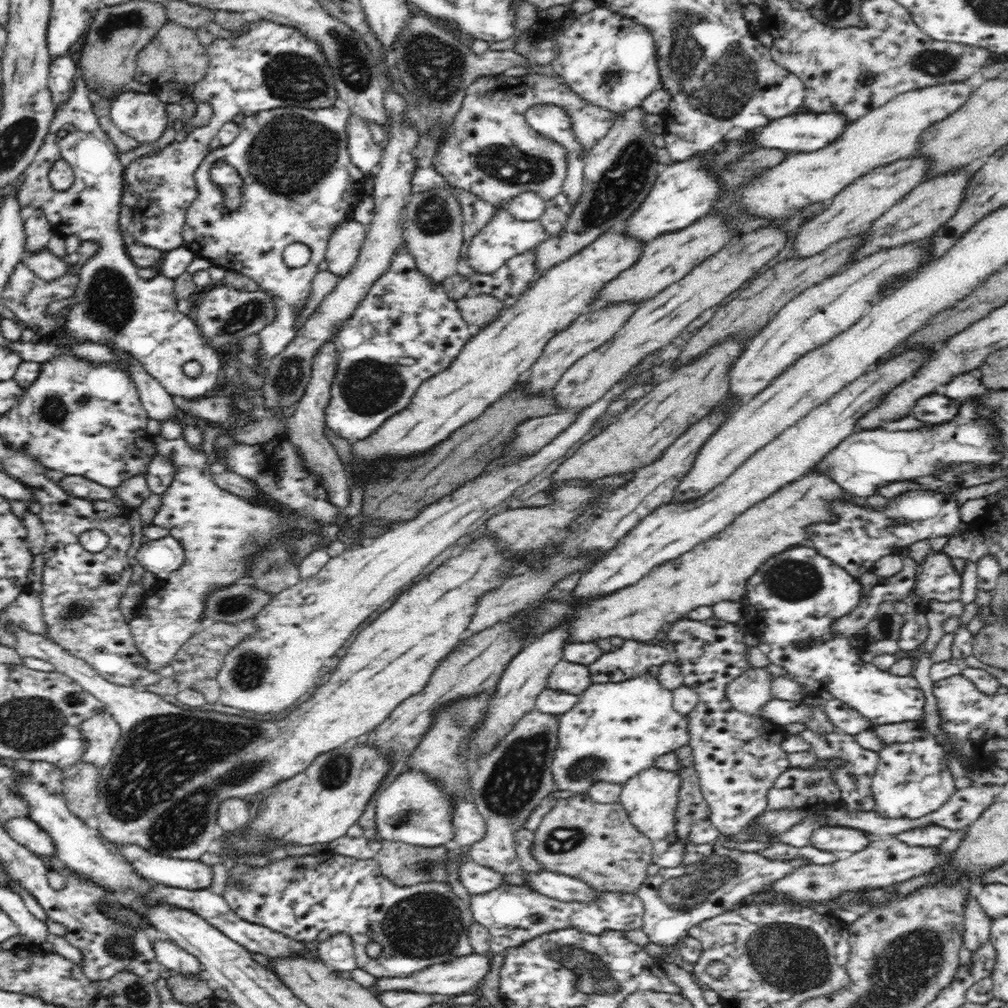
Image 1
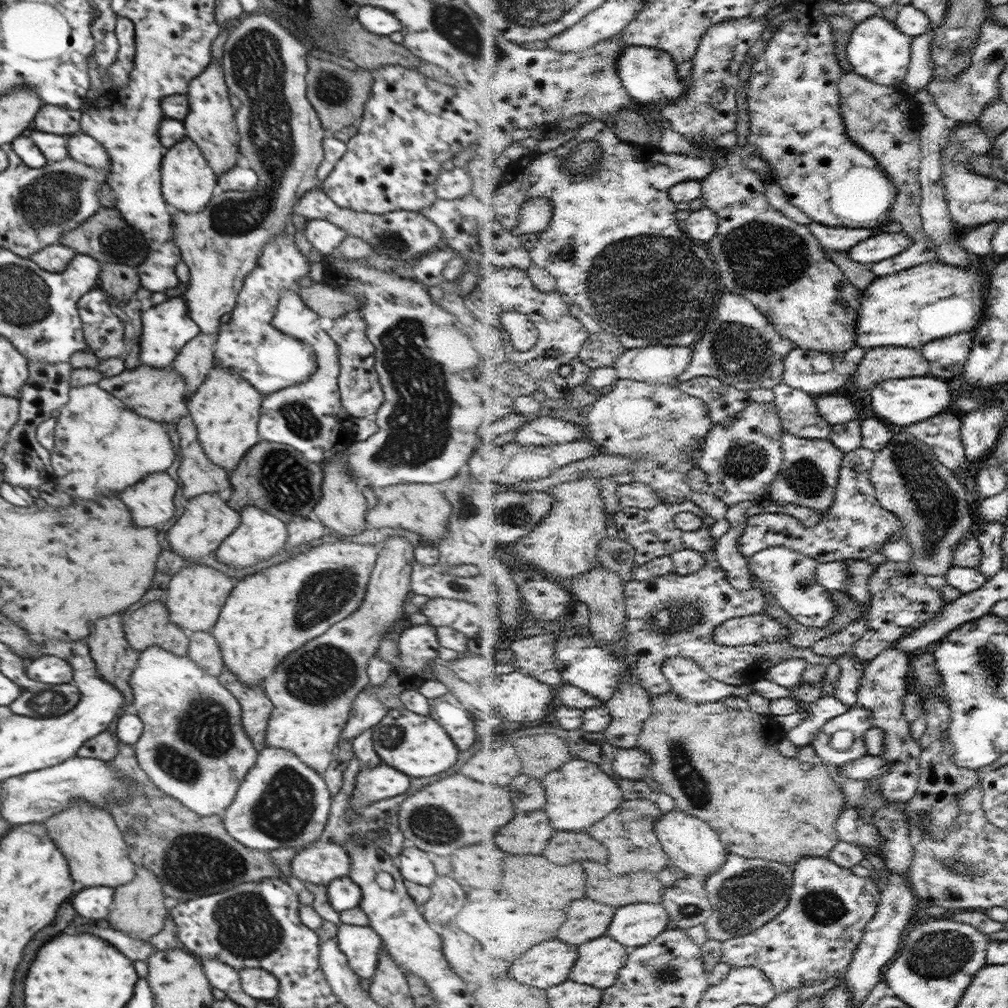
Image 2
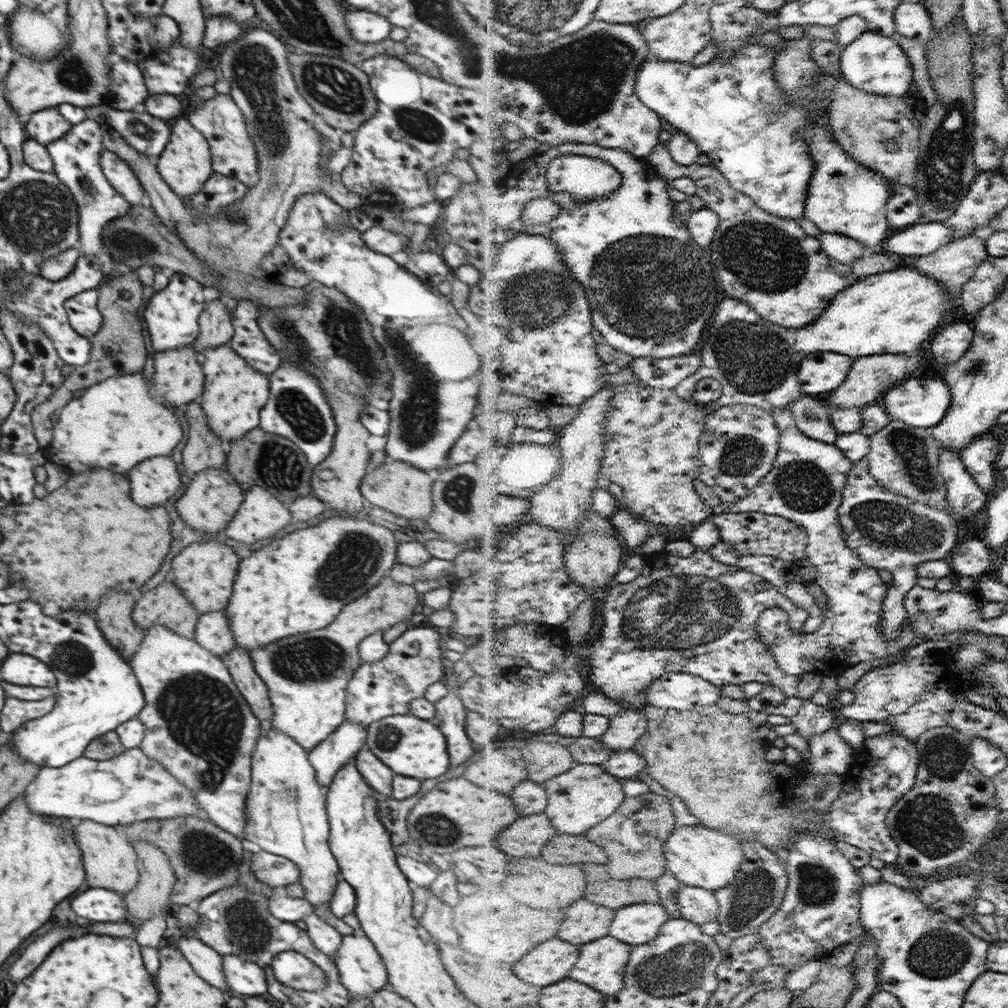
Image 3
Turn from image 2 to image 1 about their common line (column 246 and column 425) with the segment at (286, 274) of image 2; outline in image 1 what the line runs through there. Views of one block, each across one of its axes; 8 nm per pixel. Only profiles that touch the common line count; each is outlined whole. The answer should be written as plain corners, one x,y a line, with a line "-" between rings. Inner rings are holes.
404,242
397,246
388,270
358,303
352,316
337,326
331,341
338,351
338,364
331,386
331,399
325,410
326,426
350,444
375,434
390,416
402,412
412,400
418,386
448,368
462,346
470,340
468,324
441,284
434,283
416,267
416,261

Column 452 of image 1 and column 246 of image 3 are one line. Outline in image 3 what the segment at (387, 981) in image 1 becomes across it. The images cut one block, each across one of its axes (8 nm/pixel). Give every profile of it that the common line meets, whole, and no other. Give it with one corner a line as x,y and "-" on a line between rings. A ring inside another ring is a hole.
235,954
221,955
224,977
228,987
246,997
267,996
267,979
255,962

